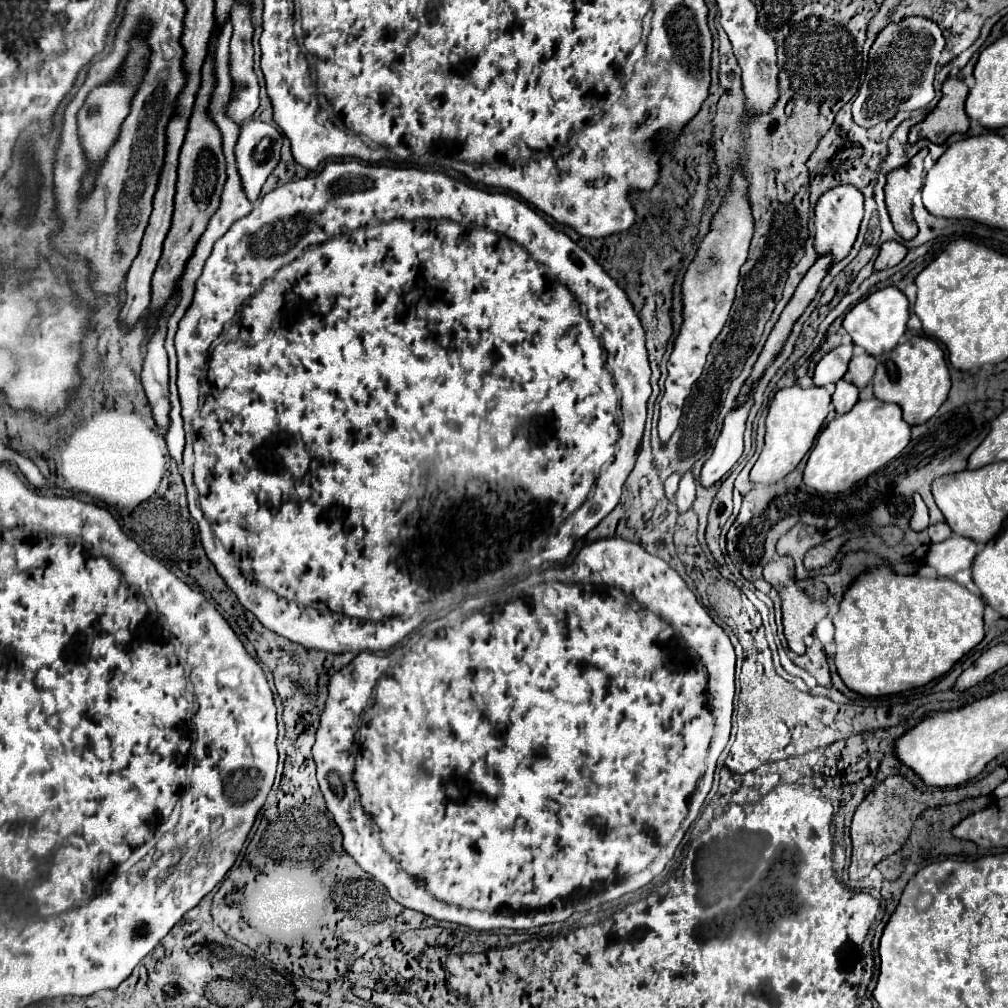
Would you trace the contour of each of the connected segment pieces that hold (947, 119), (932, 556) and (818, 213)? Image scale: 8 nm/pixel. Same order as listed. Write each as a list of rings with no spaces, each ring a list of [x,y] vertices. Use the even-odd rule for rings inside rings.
[[[949,76],[943,84],[943,98],[931,114],[909,130],[909,142],[929,138],[935,144],[943,144],[955,132],[967,132],[969,118],[965,114],[967,84],[957,76]]]
[[[953,534],[945,542],[931,544],[927,552],[927,564],[931,564],[939,572],[939,576],[951,578],[959,570],[971,568],[975,554],[977,554],[977,544],[971,538]]]
[[[837,186],[827,190],[815,206],[815,242],[813,248],[817,256],[831,254],[831,262],[837,264],[849,256],[853,242],[859,234],[859,224],[863,220],[863,194],[853,186]]]

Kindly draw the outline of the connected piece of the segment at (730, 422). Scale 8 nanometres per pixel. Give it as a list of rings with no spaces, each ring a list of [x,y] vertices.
[[[751,388],[751,394],[749,398],[743,402],[743,406],[739,408],[731,408],[729,414],[725,416],[725,422],[723,422],[723,430],[715,442],[715,448],[713,448],[713,454],[711,458],[705,462],[703,470],[701,470],[701,484],[703,486],[713,486],[717,480],[721,480],[731,468],[733,464],[741,458],[743,454],[743,432],[745,432],[745,424],[747,424],[747,416],[749,416],[749,410],[753,408],[753,394],[755,394],[755,388]]]

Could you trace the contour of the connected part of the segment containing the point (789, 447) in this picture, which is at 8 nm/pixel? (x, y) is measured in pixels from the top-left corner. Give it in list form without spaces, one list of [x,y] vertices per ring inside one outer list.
[[[789,386],[775,394],[769,414],[767,414],[767,434],[765,434],[765,446],[759,454],[759,460],[755,462],[751,470],[751,482],[755,484],[775,484],[783,480],[791,470],[797,468],[797,464],[803,460],[803,456],[811,450],[815,436],[821,430],[823,420],[829,414],[831,406],[831,394],[827,388],[801,388],[801,386]]]

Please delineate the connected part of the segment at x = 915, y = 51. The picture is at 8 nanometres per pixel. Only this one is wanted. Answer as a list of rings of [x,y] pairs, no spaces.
[[[909,16],[885,26],[869,50],[869,68],[853,102],[853,120],[863,128],[871,128],[901,110],[925,108],[935,96],[933,78],[943,46],[943,34],[929,18]]]

